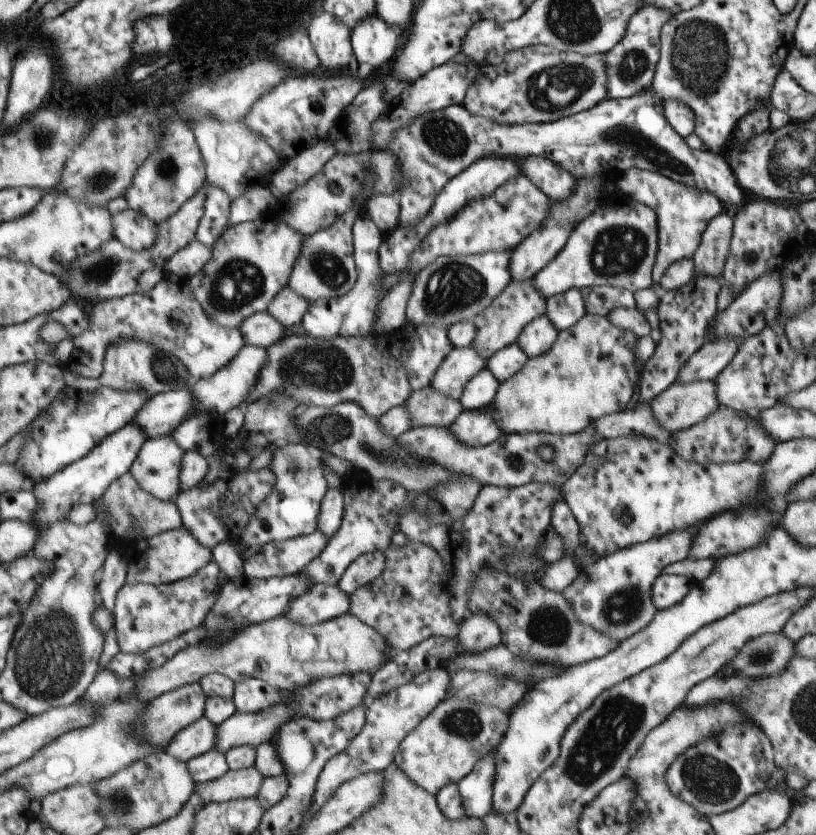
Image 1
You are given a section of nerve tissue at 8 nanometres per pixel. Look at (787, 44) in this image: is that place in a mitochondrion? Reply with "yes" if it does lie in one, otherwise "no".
no

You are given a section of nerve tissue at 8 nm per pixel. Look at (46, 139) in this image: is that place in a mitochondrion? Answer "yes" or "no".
yes

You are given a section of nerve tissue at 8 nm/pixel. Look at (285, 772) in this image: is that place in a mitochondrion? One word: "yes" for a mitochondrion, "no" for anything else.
no

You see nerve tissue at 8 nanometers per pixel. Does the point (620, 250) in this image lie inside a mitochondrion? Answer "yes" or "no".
yes

